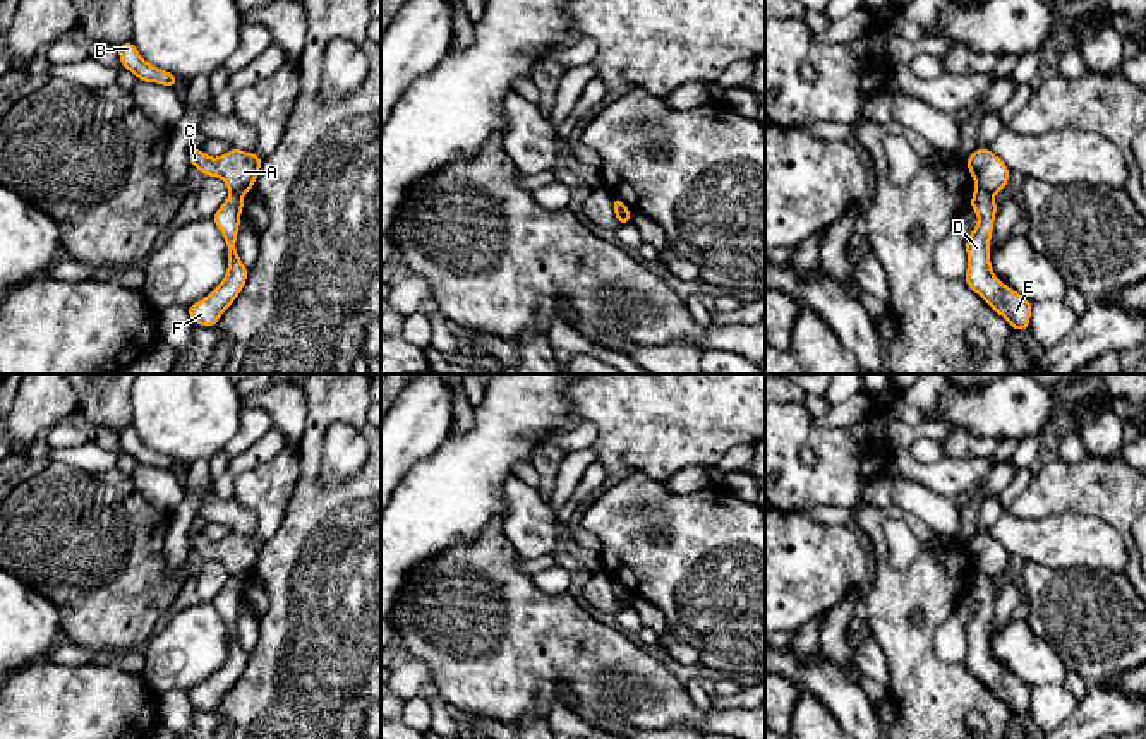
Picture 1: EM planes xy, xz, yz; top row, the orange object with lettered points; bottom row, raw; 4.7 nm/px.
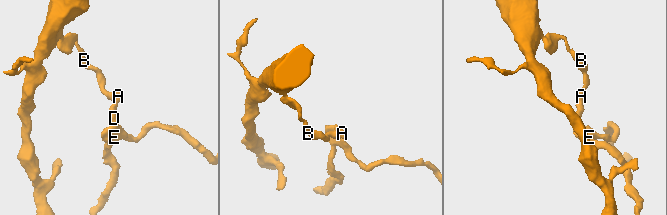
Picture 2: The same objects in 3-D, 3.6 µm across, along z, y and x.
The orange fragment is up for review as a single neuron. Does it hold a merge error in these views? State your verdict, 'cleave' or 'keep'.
cleave

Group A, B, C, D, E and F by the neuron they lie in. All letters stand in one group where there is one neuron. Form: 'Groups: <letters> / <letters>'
Groups: A B C / D E F

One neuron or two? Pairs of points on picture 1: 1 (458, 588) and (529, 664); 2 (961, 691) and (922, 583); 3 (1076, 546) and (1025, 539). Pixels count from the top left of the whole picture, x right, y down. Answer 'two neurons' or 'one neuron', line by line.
1: one neuron
2: one neuron
3: one neuron

